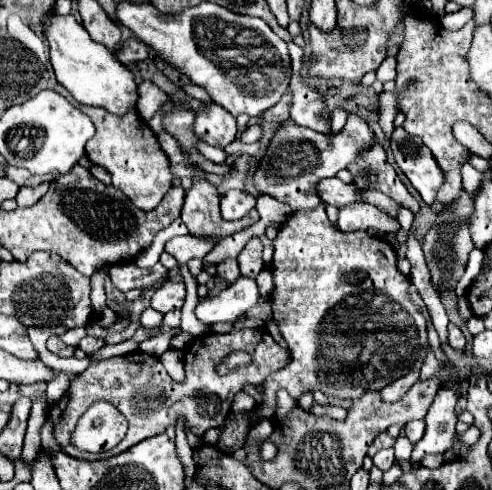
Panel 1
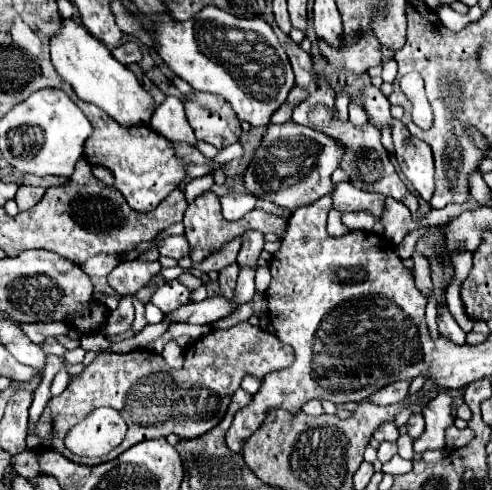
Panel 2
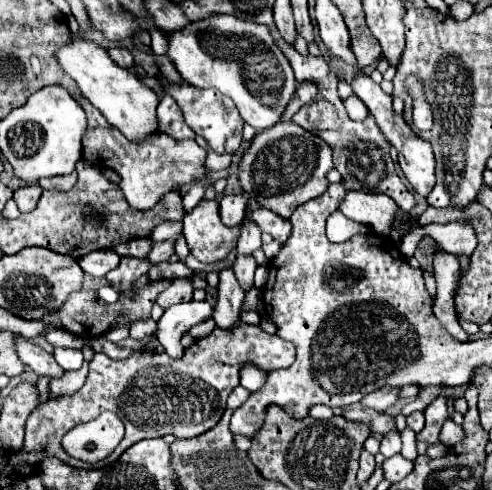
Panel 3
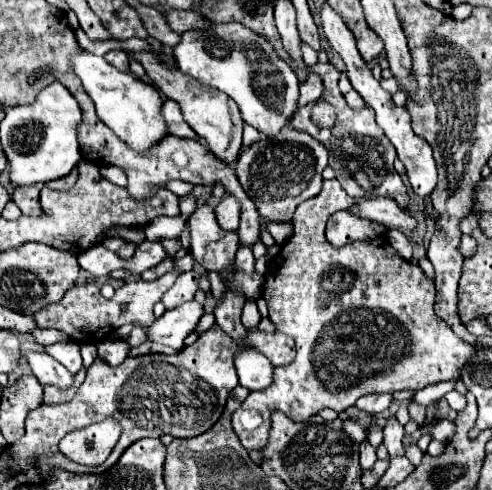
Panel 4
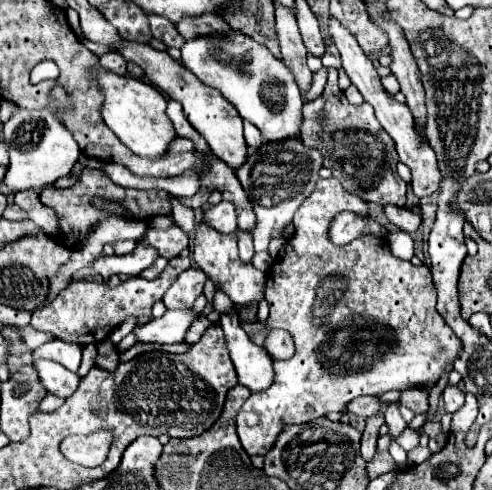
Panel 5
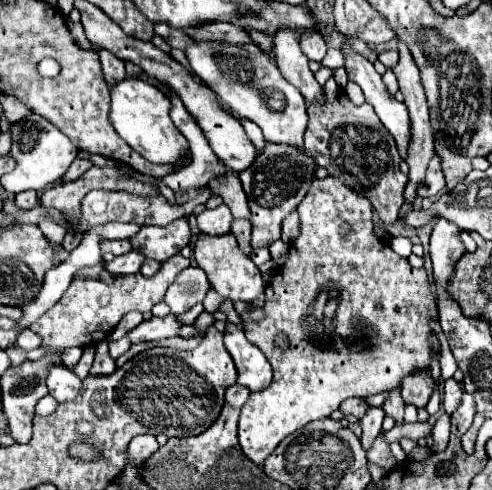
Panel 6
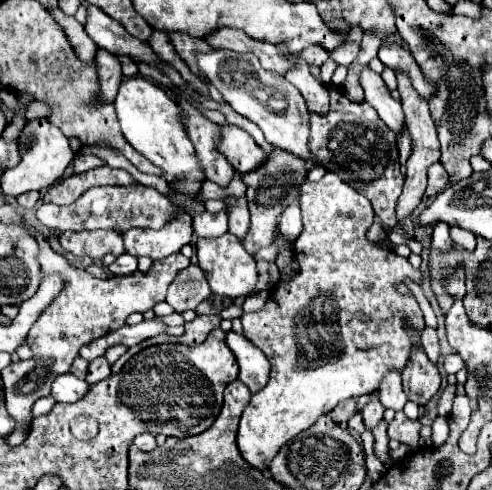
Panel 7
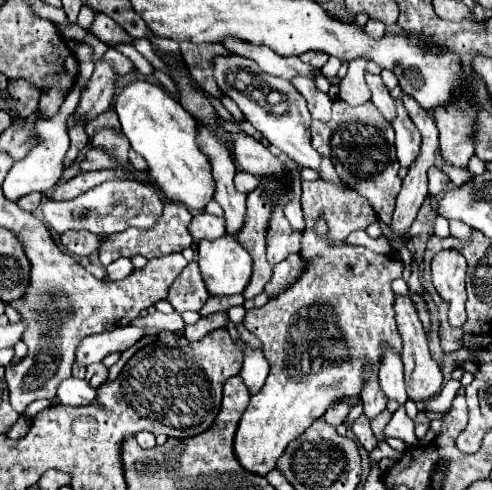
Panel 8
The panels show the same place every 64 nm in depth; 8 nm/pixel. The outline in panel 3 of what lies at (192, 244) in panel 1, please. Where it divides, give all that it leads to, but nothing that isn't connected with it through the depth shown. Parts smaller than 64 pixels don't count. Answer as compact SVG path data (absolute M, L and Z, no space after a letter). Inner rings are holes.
M164 240L164 242L152 244L152 250L148 252L146 260L152 260L152 264L160 264L160 262L168 260L174 254L174 242L176 240Z

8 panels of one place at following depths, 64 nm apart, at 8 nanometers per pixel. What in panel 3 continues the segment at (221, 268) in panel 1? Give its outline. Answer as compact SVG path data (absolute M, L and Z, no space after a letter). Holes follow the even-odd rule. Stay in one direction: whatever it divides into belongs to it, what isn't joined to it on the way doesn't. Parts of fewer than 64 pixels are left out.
M222 268L218 274L220 274L218 302L216 302L216 312L212 314L212 318L218 328L232 330L240 322L244 290L240 288L232 268Z

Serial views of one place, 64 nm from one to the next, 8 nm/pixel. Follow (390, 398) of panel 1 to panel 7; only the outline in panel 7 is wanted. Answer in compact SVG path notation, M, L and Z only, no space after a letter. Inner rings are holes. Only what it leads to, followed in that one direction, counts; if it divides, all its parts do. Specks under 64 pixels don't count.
M348 398L344 402L340 402L332 412L330 412L330 418L340 424L340 422L346 422L350 416L356 414L356 400L354 398Z

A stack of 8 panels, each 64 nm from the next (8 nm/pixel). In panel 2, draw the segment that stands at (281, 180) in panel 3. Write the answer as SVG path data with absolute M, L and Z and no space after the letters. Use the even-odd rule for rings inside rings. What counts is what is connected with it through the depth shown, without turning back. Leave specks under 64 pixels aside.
M296 122L270 124L248 168L242 174L244 188L256 198L270 200L276 206L294 212L296 208L332 192L330 174L338 168L340 158L340 144L308 126L300 126Z

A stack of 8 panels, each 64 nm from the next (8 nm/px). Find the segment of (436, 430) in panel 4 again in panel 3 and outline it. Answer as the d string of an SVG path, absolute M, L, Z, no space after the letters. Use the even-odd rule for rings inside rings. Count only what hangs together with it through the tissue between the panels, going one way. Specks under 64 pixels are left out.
M450 418L444 422L444 426L442 426L442 430L440 430L440 442L442 444L446 444L446 446L454 446L458 440L462 440L464 438L464 430L462 430L462 426L458 426L458 424L454 424Z

